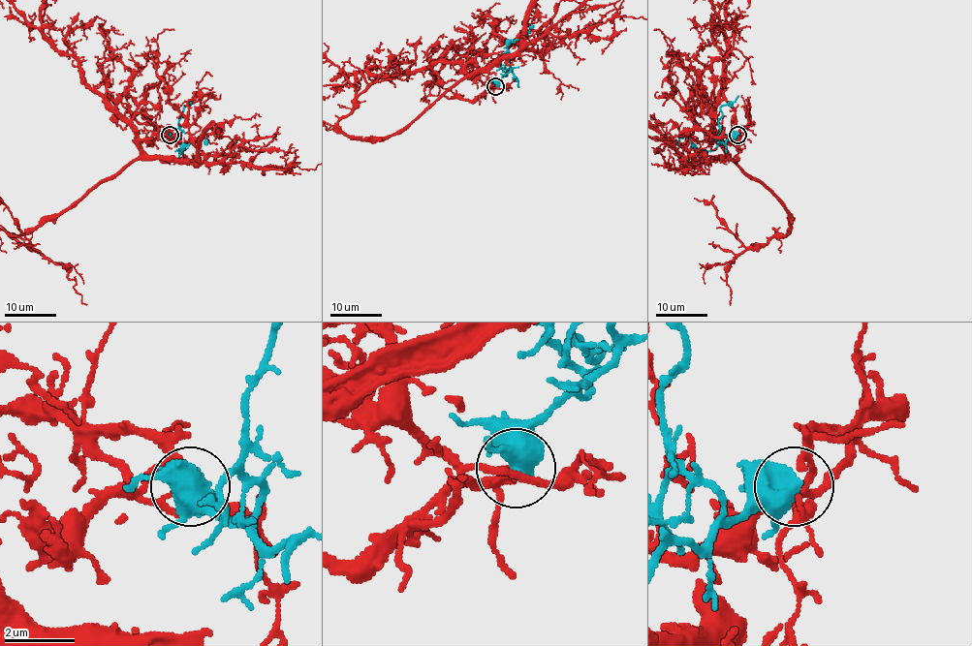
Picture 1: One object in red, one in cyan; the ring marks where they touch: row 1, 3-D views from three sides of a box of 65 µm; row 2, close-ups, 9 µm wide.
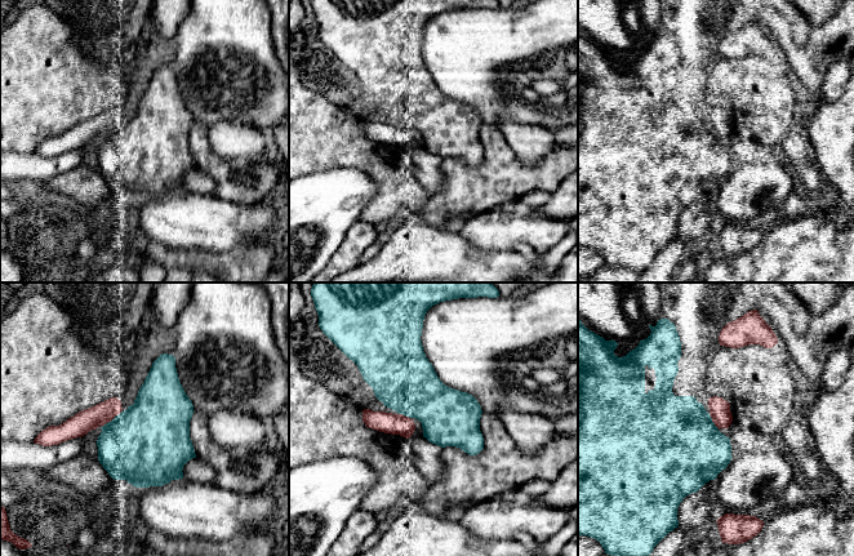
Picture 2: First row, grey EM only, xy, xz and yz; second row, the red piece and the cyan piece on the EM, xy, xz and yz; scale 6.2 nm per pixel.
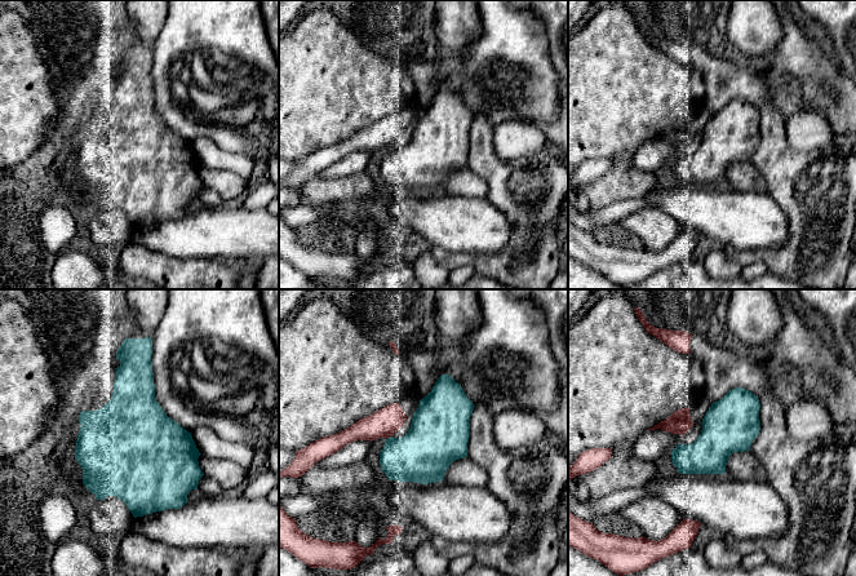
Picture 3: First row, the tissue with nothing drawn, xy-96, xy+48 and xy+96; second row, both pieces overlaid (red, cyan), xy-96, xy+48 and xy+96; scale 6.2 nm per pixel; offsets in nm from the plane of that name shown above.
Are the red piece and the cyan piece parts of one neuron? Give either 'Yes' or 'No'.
No

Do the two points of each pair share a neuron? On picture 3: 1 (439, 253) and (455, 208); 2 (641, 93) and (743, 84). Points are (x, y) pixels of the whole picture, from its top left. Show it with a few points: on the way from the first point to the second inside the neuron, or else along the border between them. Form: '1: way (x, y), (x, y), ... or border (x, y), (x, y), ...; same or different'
1: border (431, 246), (438, 246), (451, 252), (470, 253); different
2: border (691, 62), (703, 75), (705, 87), (704, 106); different

